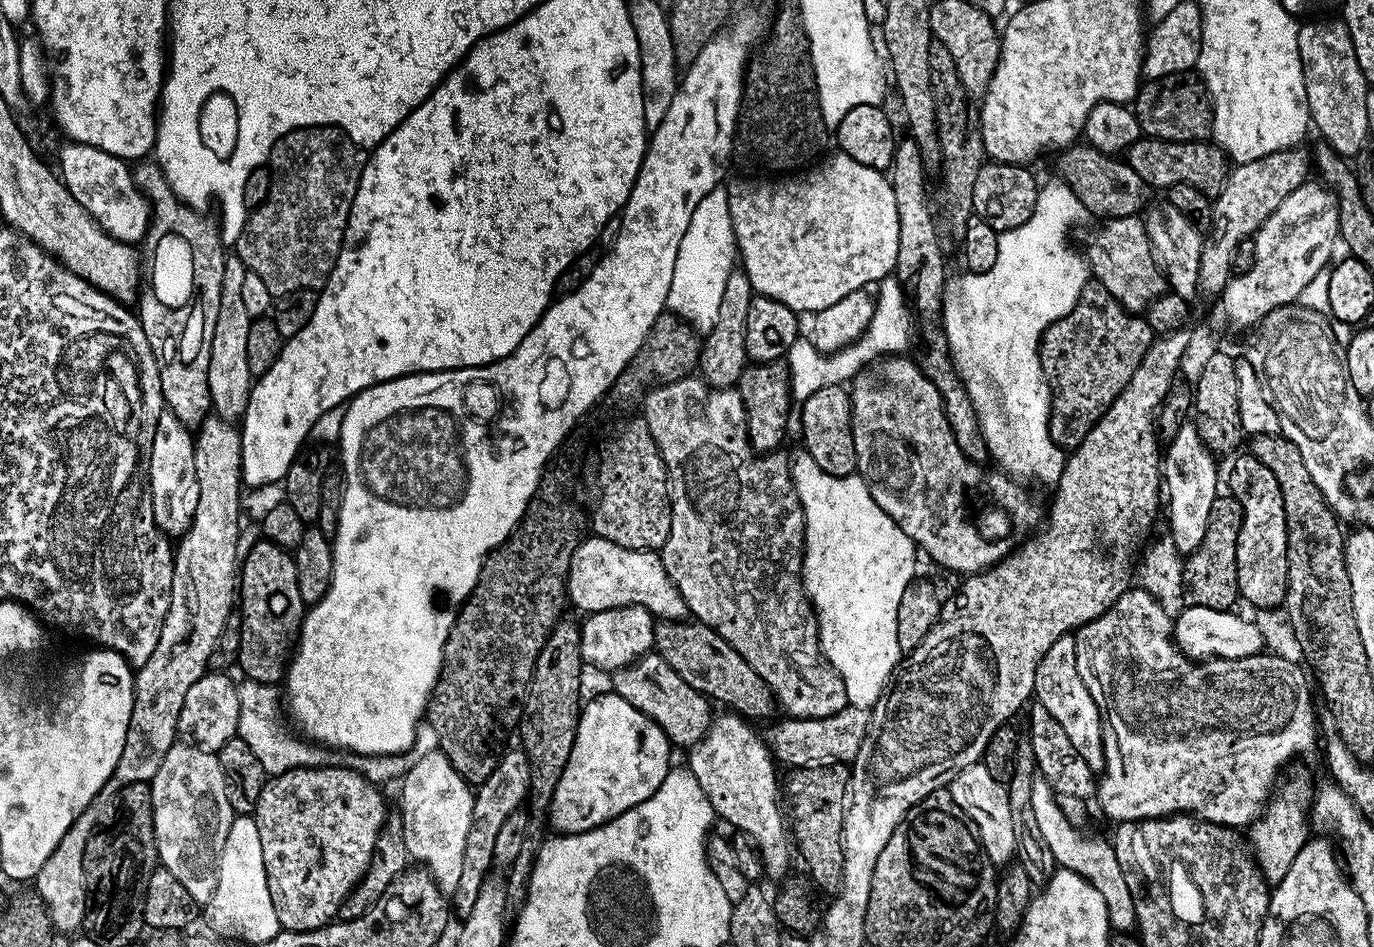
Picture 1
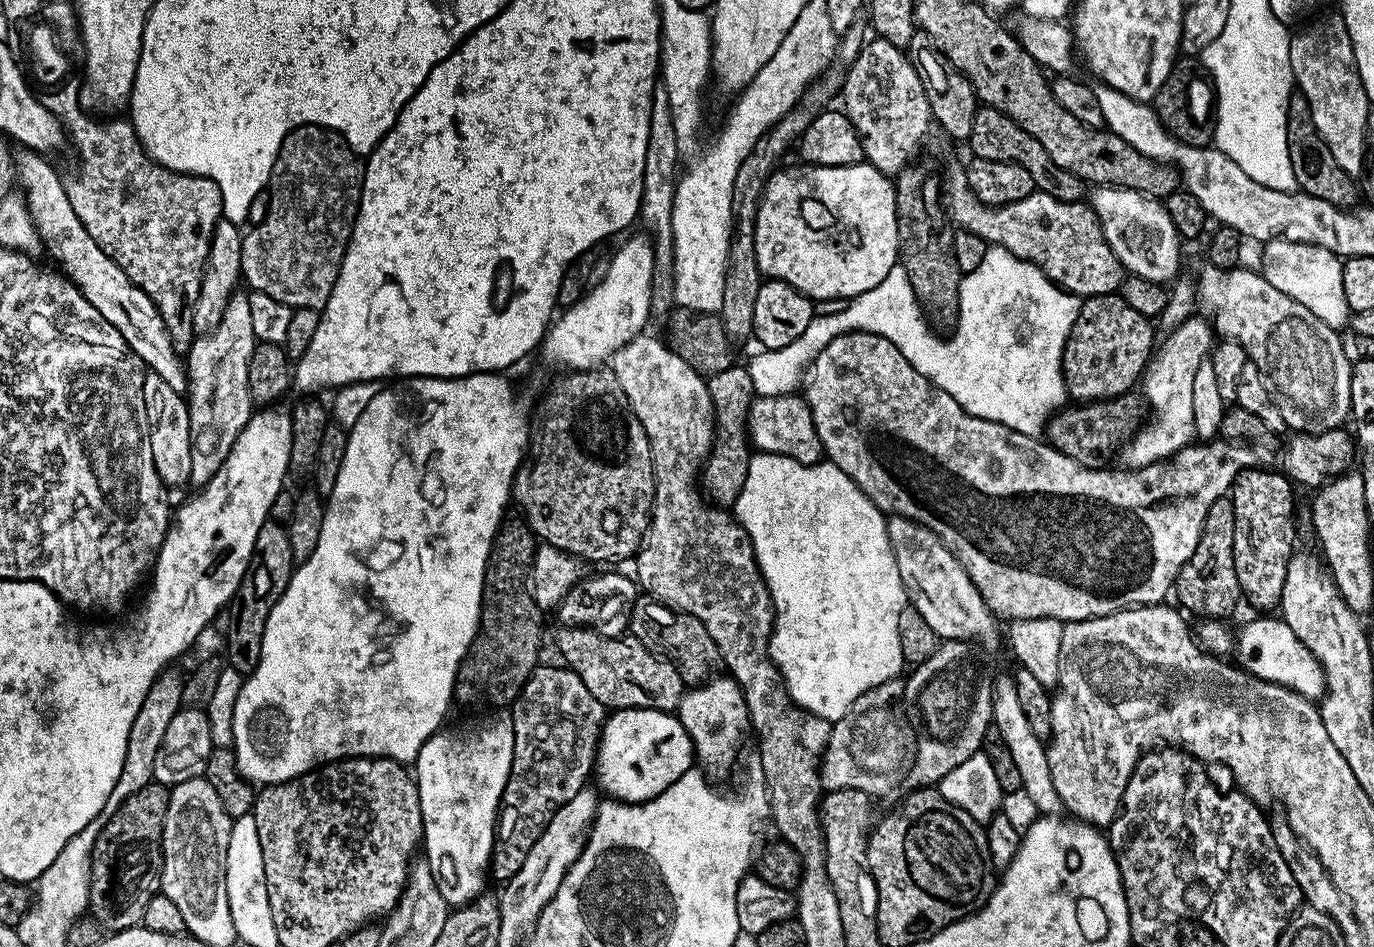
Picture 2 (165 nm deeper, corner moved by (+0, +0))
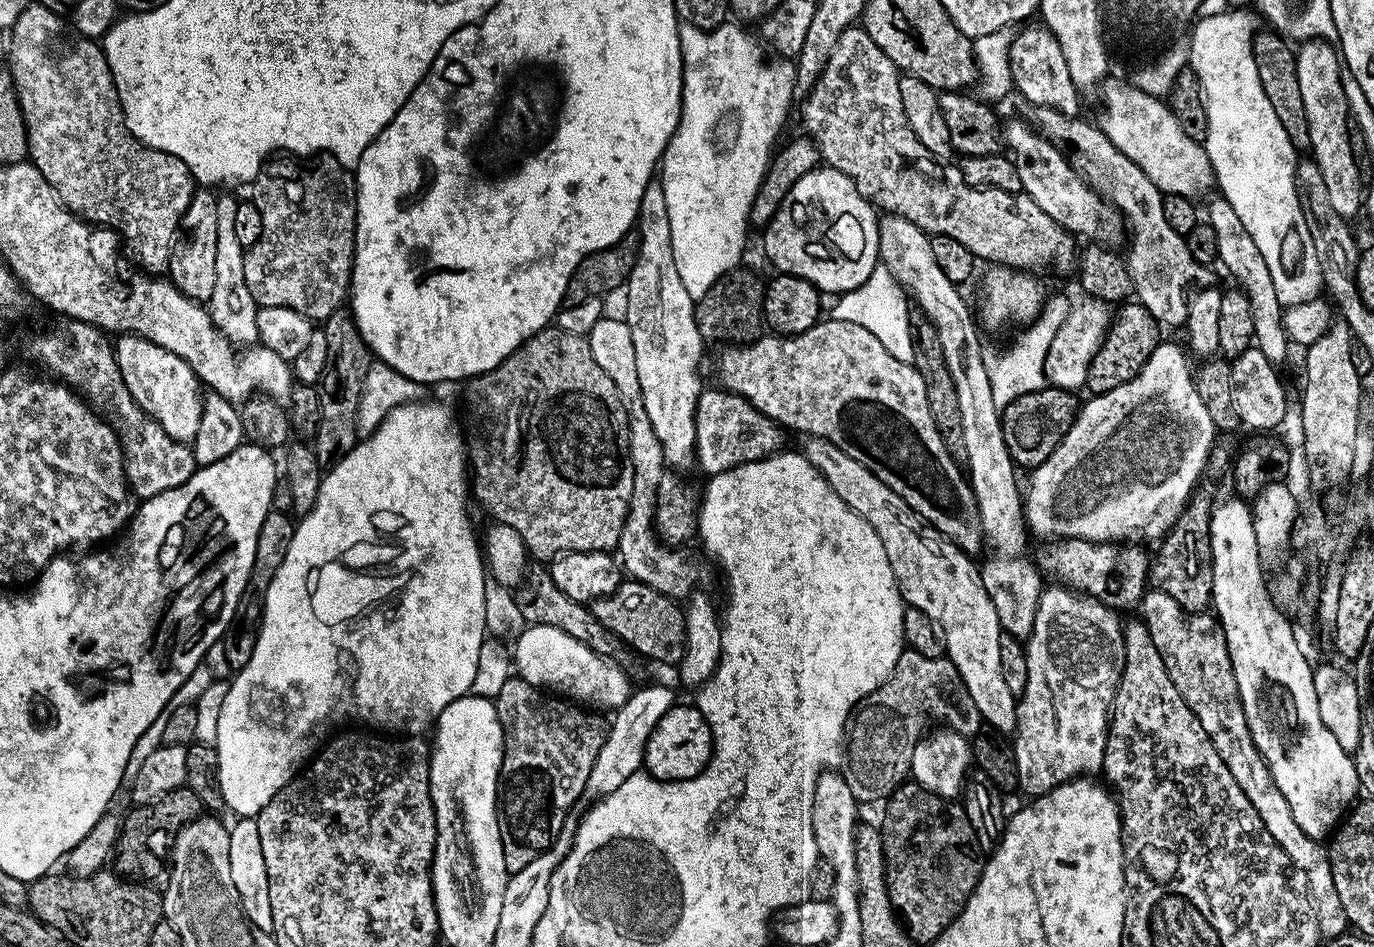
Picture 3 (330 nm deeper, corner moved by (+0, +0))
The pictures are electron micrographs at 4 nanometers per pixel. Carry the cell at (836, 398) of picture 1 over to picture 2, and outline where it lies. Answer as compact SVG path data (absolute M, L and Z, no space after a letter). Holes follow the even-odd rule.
M757 395L748 411L748 439L756 452L789 456L803 464L819 464L825 459L824 447L818 438L814 418L803 395L778 397Z

